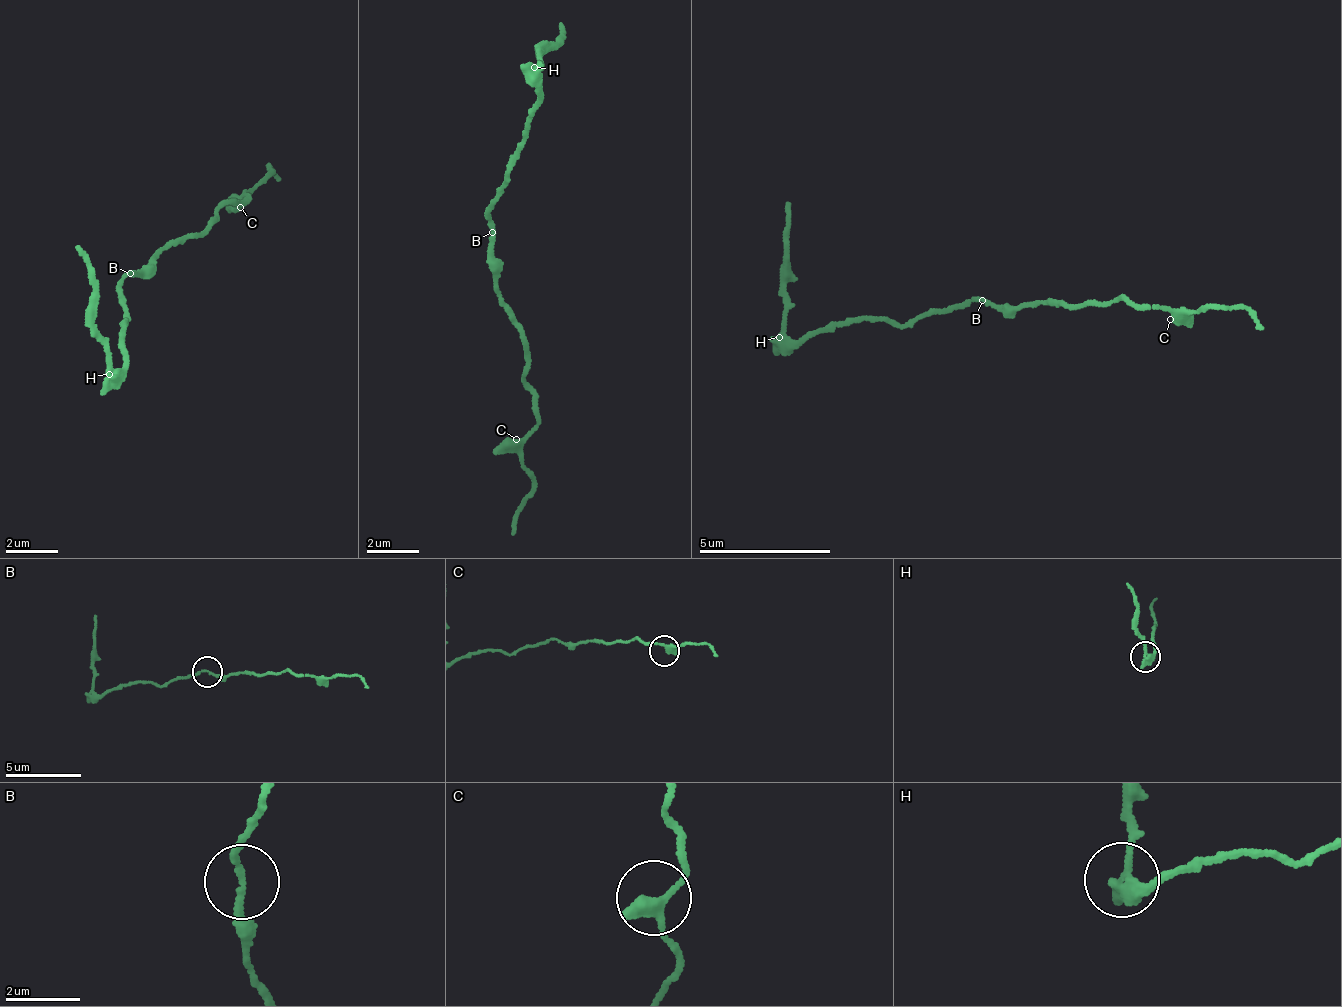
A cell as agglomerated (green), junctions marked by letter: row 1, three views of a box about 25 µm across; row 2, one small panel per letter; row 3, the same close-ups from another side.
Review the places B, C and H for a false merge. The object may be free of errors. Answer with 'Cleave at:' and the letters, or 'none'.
Cleave at: H

